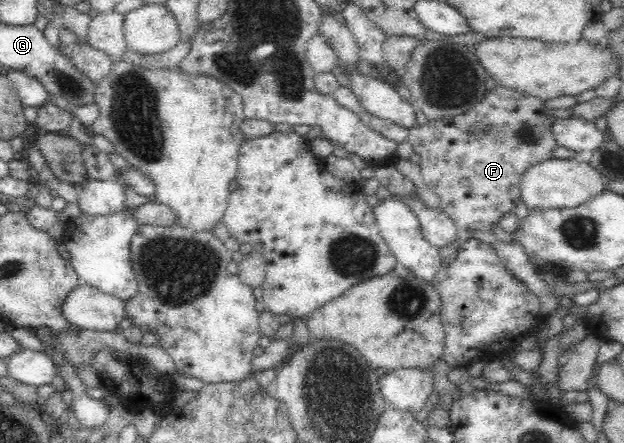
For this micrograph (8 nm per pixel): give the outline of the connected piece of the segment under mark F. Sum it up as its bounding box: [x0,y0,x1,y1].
[408,85,556,261]

